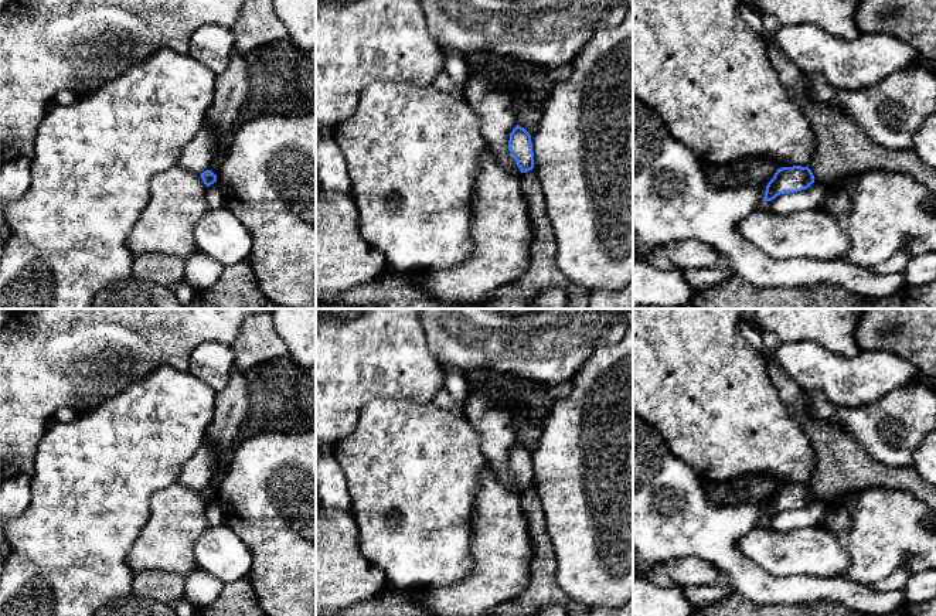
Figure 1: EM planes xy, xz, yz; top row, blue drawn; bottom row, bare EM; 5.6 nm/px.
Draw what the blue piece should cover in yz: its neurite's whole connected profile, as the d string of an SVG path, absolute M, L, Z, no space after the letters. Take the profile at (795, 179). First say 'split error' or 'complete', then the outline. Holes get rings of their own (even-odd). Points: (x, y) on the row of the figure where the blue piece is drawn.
complete; M793 166L777 169L767 183L765 201L772 201L780 194L797 193L809 188L814 183L814 176L809 167Z

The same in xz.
complete; M515 126L510 133L508 150L521 170L527 173L534 169L534 152L531 135L521 126Z

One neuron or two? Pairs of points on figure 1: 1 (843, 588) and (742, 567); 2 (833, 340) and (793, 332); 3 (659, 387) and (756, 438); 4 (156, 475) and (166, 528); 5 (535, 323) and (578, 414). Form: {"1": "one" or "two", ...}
{"1": "one", "2": "one", "3": "one", "4": "two", "5": "two"}

